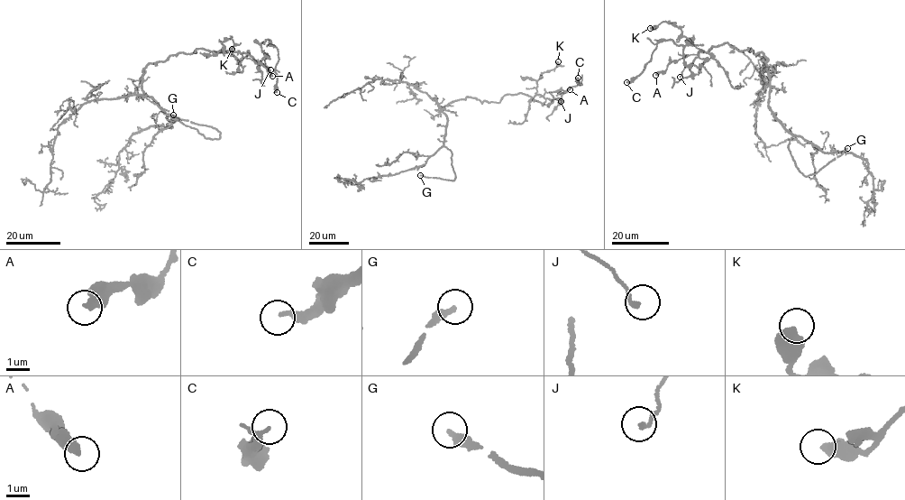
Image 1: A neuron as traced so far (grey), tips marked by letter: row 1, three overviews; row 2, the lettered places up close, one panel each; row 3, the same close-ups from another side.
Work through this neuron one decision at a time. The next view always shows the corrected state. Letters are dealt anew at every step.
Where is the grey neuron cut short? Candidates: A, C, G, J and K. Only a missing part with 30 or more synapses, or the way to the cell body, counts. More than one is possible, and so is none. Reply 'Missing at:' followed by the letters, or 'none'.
Missing at: G

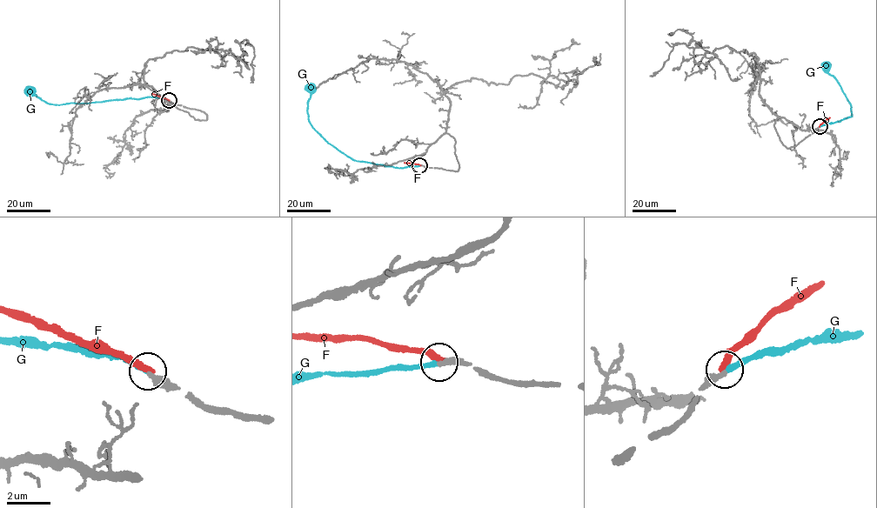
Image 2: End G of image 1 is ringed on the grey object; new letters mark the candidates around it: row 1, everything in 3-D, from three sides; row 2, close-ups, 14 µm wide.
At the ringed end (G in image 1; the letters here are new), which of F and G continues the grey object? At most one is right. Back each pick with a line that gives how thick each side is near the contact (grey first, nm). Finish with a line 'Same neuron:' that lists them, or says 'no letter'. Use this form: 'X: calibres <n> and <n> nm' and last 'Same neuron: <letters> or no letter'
G: calibres 300 and 240 nm
Same neuron: G

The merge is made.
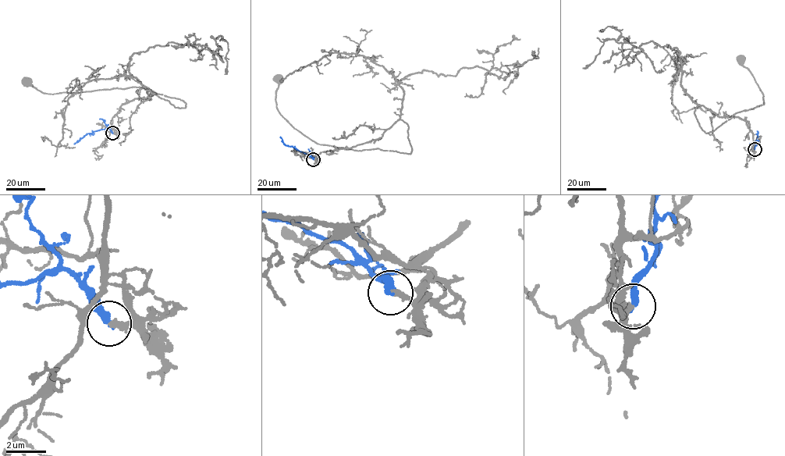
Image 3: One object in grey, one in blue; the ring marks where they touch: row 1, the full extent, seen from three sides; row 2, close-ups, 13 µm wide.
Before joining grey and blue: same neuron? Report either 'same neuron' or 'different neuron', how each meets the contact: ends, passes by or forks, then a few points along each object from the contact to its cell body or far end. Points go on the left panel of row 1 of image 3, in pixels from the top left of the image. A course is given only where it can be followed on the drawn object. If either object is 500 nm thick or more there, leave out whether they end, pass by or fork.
different neuron; grey ends; blue ends; course grey (112, 133), (112, 118), (135, 98), (154, 94), (175, 106), (185, 102), (140, 87), (50, 94), (26, 83); course blue (112, 133), (108, 128), (101, 129), (87, 133), (74, 144)

